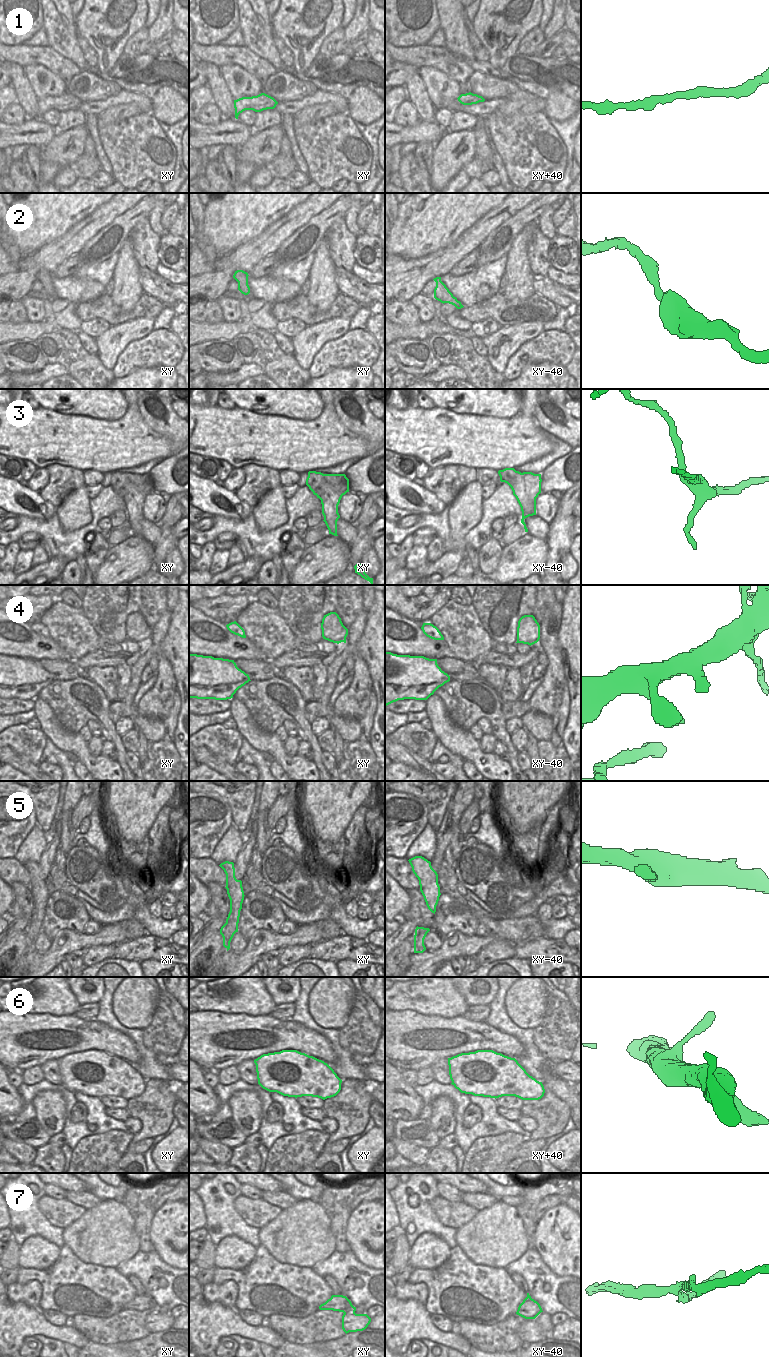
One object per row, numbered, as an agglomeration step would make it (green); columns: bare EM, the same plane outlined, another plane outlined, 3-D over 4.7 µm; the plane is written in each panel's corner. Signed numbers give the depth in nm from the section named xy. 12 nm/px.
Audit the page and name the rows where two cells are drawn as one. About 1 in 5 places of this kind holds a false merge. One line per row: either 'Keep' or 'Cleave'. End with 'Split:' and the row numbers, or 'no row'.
1: Keep
2: Keep
3: Cleave
4: Keep
5: Keep
6: Keep
7: Cleave
Split: 3, 7

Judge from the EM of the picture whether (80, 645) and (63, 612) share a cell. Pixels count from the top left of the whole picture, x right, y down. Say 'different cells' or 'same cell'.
same cell

